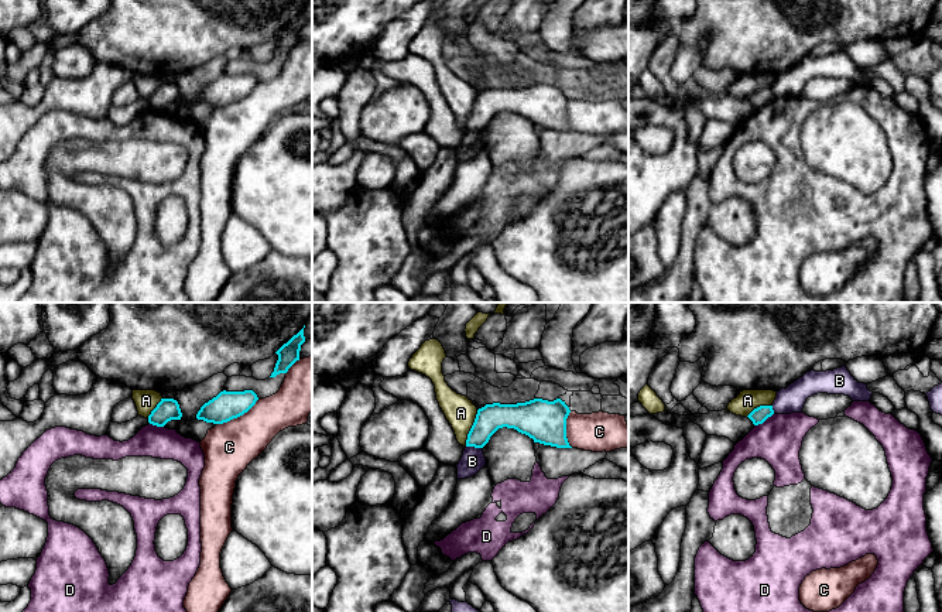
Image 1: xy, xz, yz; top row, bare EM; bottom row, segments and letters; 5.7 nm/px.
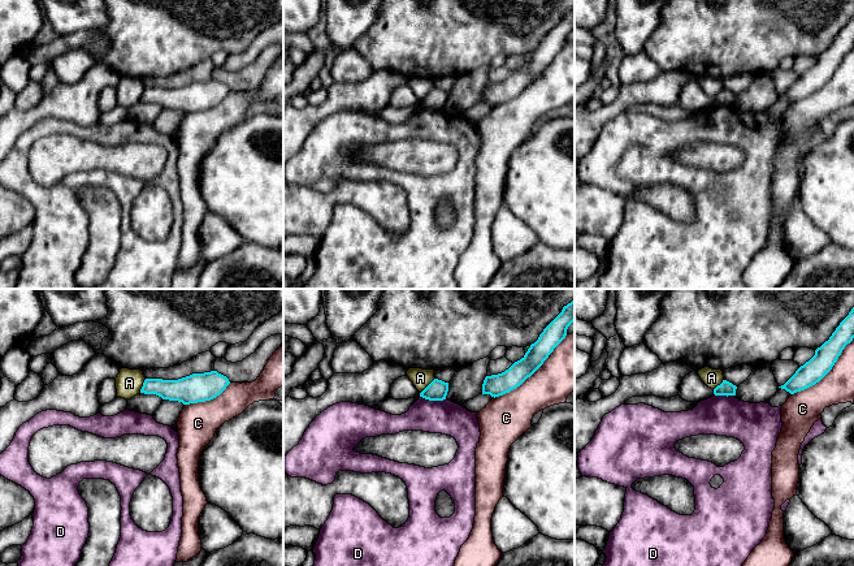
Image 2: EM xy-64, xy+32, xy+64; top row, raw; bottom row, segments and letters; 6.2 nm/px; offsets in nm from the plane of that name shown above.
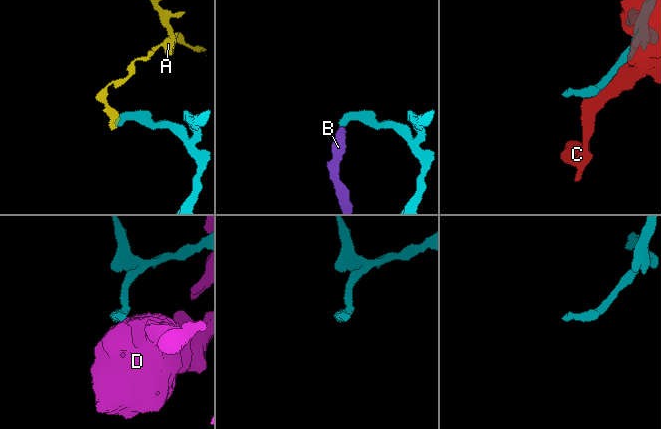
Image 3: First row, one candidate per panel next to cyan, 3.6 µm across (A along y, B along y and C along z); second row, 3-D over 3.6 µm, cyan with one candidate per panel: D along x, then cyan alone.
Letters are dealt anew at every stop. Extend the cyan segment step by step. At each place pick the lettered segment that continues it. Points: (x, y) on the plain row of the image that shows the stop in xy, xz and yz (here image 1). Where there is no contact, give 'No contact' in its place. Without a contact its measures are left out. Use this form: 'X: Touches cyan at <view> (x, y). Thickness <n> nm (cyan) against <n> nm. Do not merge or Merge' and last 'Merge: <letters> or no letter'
A: Touches cyan at xz (470, 112). Thickness 160 nm (cyan) against 170 nm. Do not merge
B: Touches cyan at xz (473, 129). Thickness 160 nm (cyan) against 140 nm. Do not merge
C: Touches cyan at xy (237, 99). Thickness 160 nm (cyan) against 280 nm. Do not merge
D: Touches cyan at yz (764, 103). Thickness 90 nm (cyan) against 260 nm. Do not merge
Merge: no letter

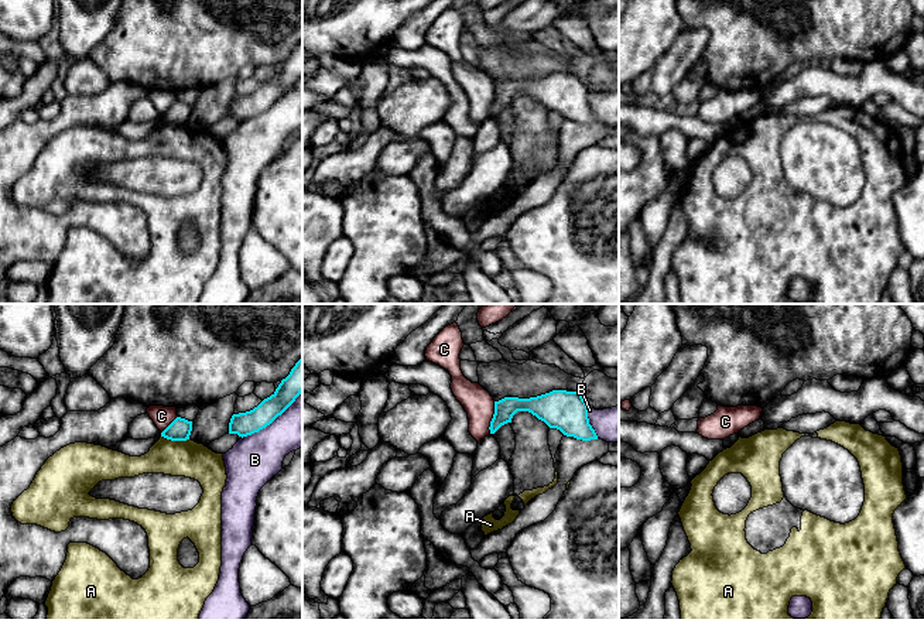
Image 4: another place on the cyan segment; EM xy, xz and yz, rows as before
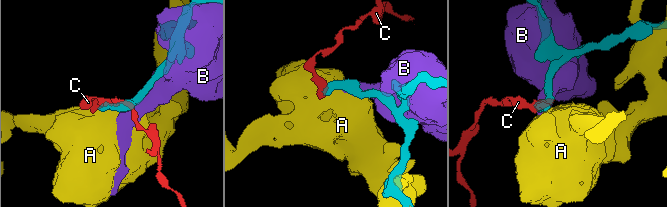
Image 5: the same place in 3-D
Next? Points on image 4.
A: Touches cyan at xy (175, 123). Thickness 130 nm (cyan) against 200 nm. Do not merge
B: Touches cyan at xy (273, 103). Thickness 140 nm (cyan) against 280 nm. Do not merge
C: Touches cyan at xz (493, 101). Thickness 120 nm (cyan) against 170 nm. Do not merge
Merge: no letter

